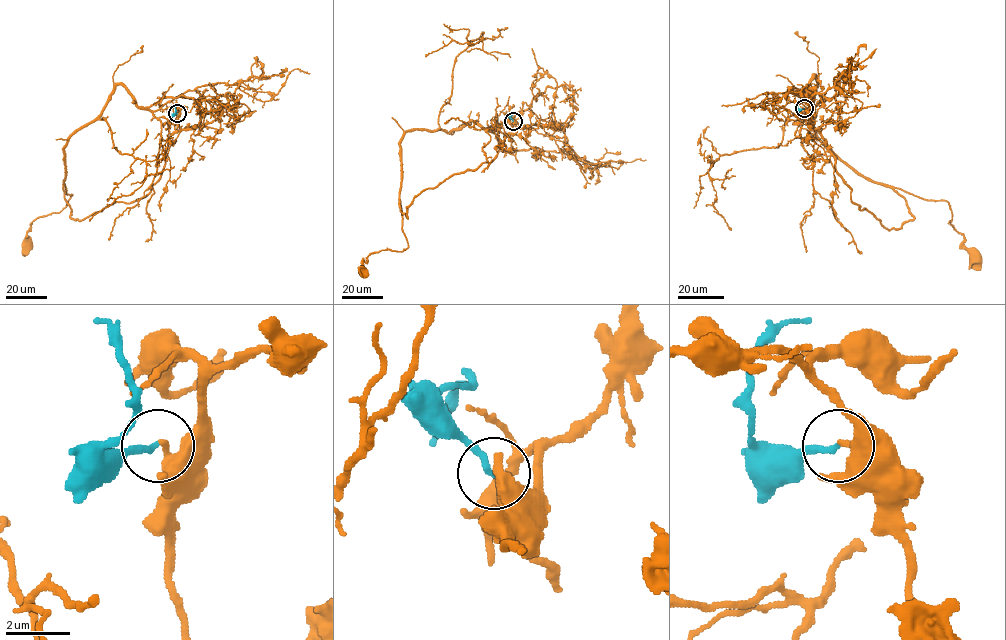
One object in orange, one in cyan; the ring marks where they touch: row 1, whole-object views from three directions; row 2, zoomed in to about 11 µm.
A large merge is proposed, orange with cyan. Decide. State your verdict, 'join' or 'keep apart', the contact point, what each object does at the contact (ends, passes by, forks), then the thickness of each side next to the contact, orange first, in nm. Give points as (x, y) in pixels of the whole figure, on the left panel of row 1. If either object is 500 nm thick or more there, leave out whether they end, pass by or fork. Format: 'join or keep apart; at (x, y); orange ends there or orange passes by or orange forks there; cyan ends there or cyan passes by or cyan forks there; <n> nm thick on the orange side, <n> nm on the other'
keep apart; at (177, 113); orange ends there; cyan ends there; 170 nm thick on the orange side, 180 nm on the other

